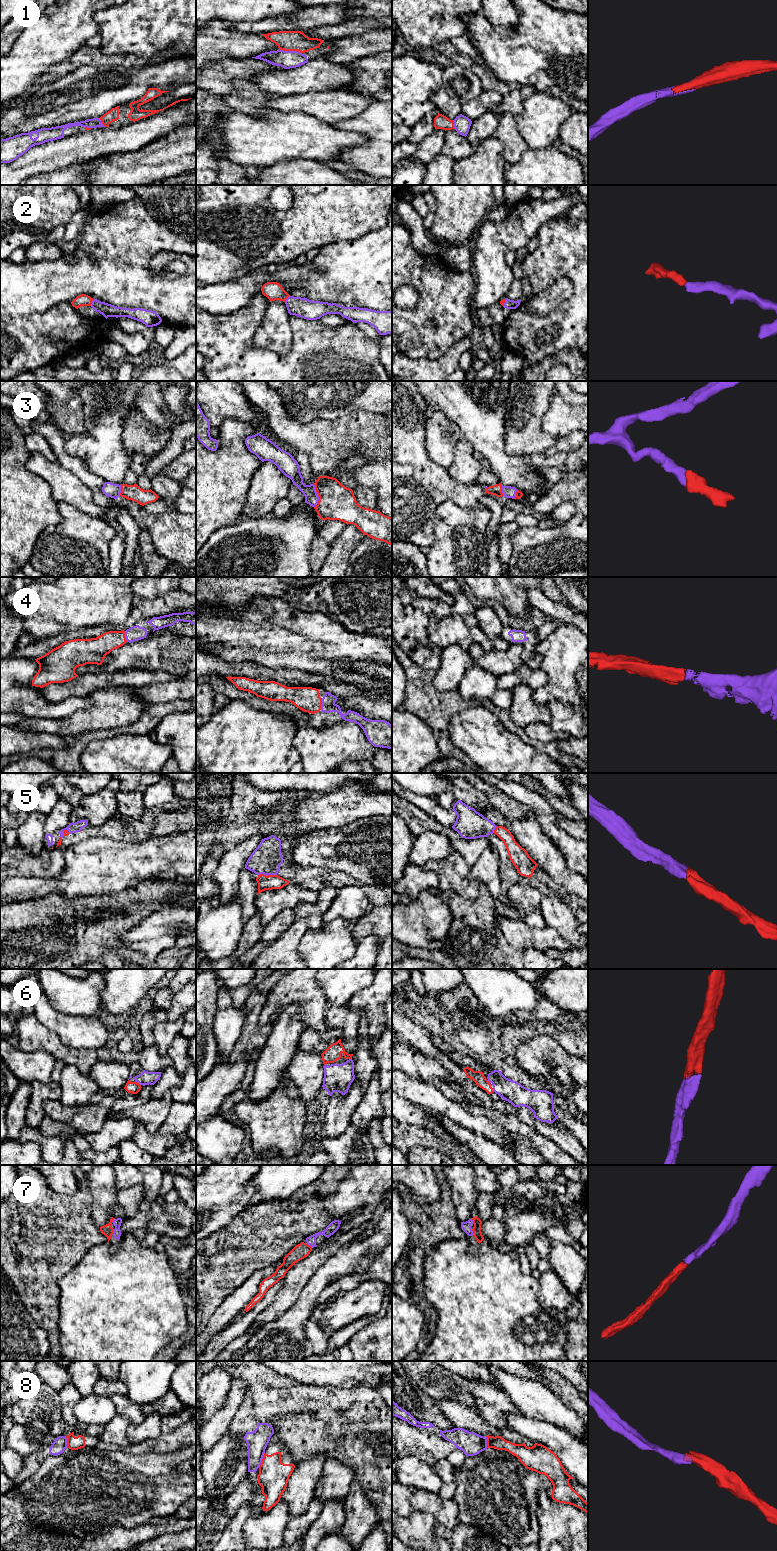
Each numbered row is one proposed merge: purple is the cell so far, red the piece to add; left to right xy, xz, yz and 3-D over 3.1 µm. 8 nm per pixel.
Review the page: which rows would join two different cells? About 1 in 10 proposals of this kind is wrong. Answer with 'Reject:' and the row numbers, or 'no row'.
Reject: 8

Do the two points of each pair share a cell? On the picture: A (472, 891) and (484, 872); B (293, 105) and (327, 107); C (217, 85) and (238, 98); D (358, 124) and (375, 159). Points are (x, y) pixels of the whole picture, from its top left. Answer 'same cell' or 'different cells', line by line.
A: different cells
B: same cell
C: different cells
D: same cell

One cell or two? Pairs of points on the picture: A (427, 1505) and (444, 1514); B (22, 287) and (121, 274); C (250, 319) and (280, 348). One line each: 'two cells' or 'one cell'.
A: one cell
B: one cell
C: two cells

